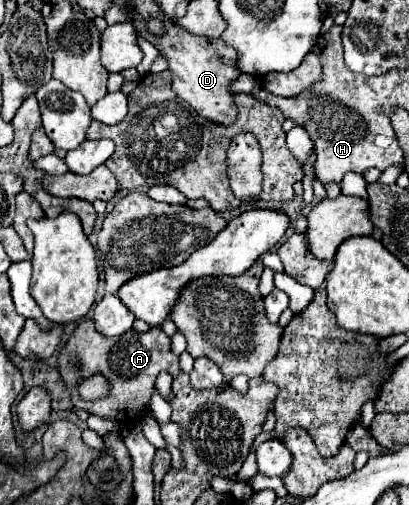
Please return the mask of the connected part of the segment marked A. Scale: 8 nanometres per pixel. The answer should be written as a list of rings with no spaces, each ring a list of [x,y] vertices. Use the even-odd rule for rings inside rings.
[[[84,318],[78,322],[68,344],[62,348],[62,352],[58,356],[58,364],[60,364],[60,376],[66,382],[66,388],[72,396],[72,404],[76,408],[86,410],[88,414],[96,414],[100,418],[114,418],[120,422],[122,428],[136,426],[138,424],[136,420],[140,420],[144,416],[144,412],[148,408],[146,404],[150,402],[150,396],[152,396],[154,380],[160,372],[168,372],[172,376],[176,376],[180,372],[178,356],[170,350],[170,338],[160,330],[160,326],[154,326],[144,334],[136,332],[136,330],[128,330],[120,338],[108,338],[108,336],[102,336],[94,330],[90,318]],[[72,354],[80,356],[80,360],[82,360],[80,372],[84,374],[84,378],[100,374],[108,380],[108,384],[112,386],[108,396],[98,398],[98,400],[80,398],[78,374],[76,374],[78,370],[70,366]]]

